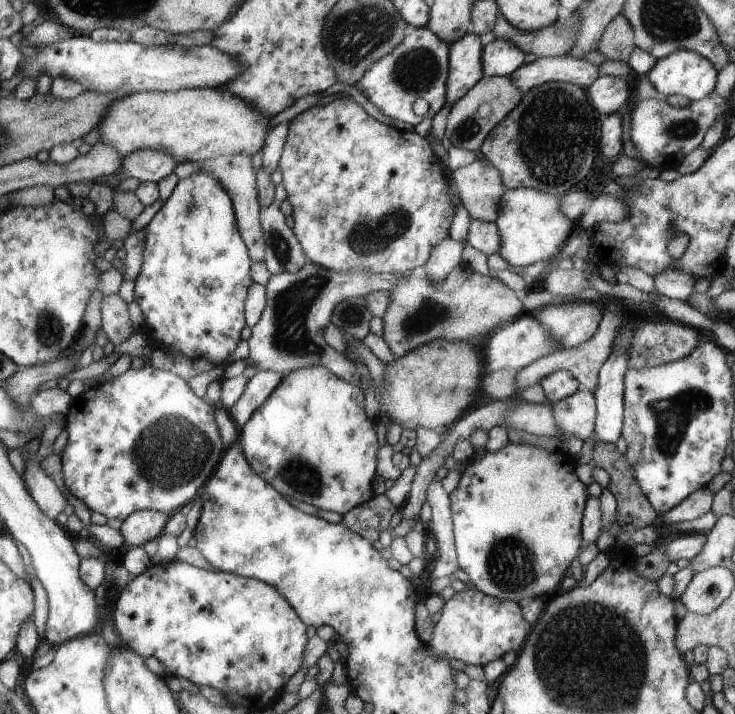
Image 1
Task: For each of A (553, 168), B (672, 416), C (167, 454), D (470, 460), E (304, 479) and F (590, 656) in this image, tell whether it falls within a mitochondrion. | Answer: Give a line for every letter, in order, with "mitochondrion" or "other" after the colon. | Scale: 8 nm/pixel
A: mitochondrion
B: mitochondrion
C: mitochondrion
D: other
E: mitochondrion
F: mitochondrion

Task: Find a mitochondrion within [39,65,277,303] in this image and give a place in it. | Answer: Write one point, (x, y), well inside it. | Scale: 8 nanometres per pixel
(191, 209)

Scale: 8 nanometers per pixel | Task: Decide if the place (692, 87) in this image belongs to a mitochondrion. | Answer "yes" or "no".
no

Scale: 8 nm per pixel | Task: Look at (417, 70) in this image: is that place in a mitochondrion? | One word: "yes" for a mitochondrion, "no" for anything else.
yes

